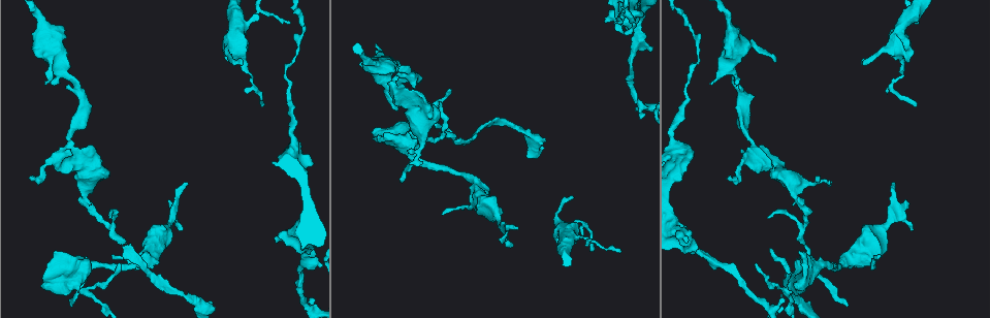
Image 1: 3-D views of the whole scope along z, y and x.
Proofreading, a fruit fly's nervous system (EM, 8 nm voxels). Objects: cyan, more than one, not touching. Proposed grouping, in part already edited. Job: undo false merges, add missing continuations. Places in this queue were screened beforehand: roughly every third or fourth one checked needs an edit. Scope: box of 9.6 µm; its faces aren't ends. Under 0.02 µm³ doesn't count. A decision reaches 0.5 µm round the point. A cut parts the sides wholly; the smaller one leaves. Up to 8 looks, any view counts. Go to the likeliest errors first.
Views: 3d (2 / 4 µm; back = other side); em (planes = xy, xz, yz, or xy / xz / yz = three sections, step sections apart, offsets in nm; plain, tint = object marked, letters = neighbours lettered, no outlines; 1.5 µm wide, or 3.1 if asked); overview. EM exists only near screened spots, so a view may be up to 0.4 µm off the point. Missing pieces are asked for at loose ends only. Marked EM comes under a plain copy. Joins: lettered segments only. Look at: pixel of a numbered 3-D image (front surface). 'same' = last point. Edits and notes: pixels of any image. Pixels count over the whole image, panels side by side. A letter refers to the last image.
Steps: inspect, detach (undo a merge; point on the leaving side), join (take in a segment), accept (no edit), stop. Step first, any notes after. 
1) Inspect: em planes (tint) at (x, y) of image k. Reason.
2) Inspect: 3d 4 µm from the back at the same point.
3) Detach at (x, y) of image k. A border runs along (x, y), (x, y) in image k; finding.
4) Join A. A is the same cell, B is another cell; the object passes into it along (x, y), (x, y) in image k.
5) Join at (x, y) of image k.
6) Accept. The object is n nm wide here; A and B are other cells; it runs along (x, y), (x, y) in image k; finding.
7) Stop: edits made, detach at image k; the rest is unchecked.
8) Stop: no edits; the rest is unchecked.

Inspect: em planes (letters) at (574, 197) of image 1. Free end.

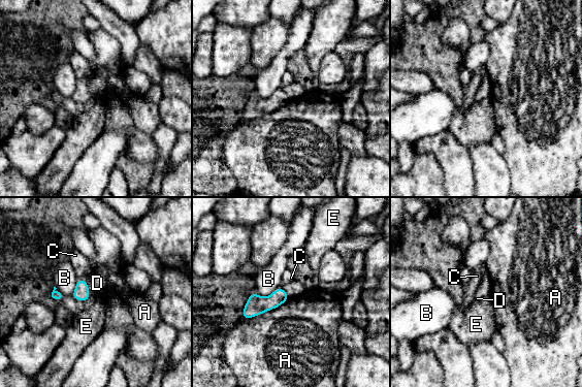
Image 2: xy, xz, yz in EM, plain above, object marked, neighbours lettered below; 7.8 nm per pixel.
Accept. The object is 120 nm wide here; A, B, C, D and E are other cells; a border runs along (290, 297), (276, 308), (241, 319) in image 2; no lettered segment goes on from it.

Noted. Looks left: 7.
Inspect: 3d 4 µm at (439, 103) of image 1. Free end.

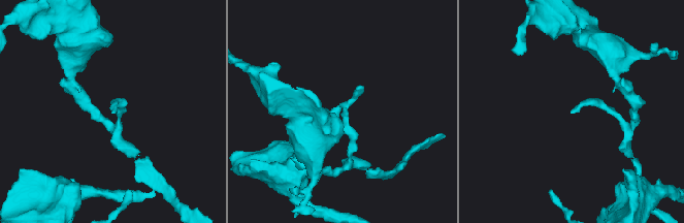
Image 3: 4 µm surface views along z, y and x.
Inspect: em xz step 4 (tint) at (114, 112) of image 3.

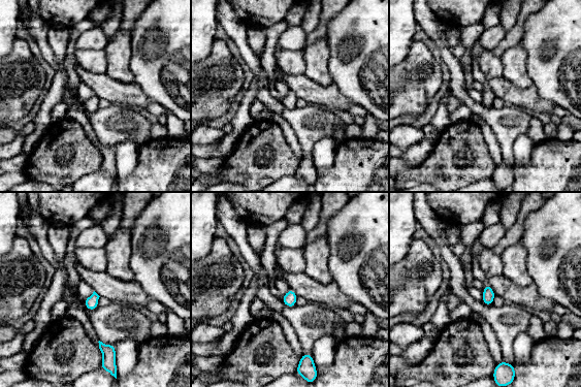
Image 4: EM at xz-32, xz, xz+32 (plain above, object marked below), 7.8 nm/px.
Inspect: em planes (letters) at the same point. Another direction.

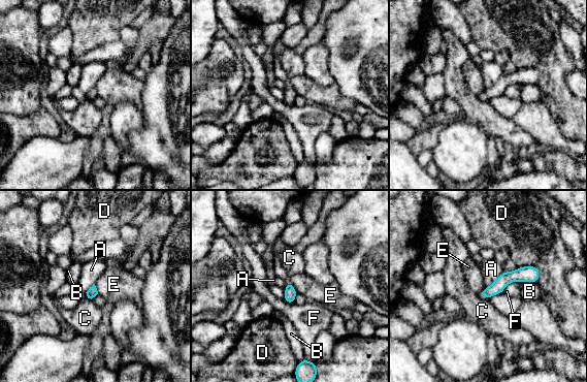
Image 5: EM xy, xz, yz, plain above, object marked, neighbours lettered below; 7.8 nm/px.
Accept. The longest contact is with D, 280 nm; A, B, C, D, E and F are other cells; none of them fits.

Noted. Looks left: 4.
Inspect: em planes (letters) at (799, 305) of image 1. Thick turns thin.

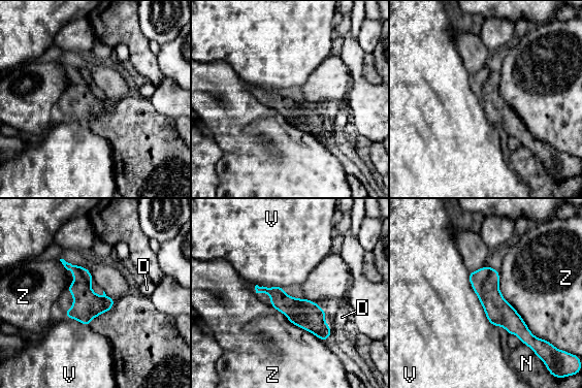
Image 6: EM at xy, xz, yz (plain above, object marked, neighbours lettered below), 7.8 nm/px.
Accept. The object is 220 nm wide here; D, N, V and Z are other cells; it runs along (471, 275), (531, 340) in image 6; one cell here.

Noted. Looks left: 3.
Stop: no edits; the rest is unchecked.

